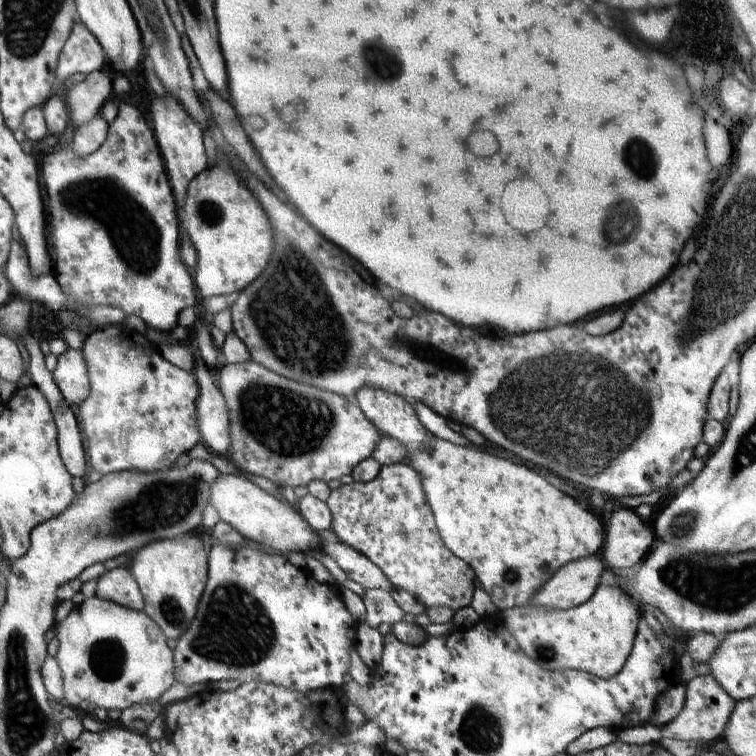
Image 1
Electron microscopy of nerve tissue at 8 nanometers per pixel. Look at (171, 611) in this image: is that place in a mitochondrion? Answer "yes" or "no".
yes

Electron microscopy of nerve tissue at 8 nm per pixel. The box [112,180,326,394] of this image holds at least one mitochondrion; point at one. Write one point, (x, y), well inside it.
(259, 314)

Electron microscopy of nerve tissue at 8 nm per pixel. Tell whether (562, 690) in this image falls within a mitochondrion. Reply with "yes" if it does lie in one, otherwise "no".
no

